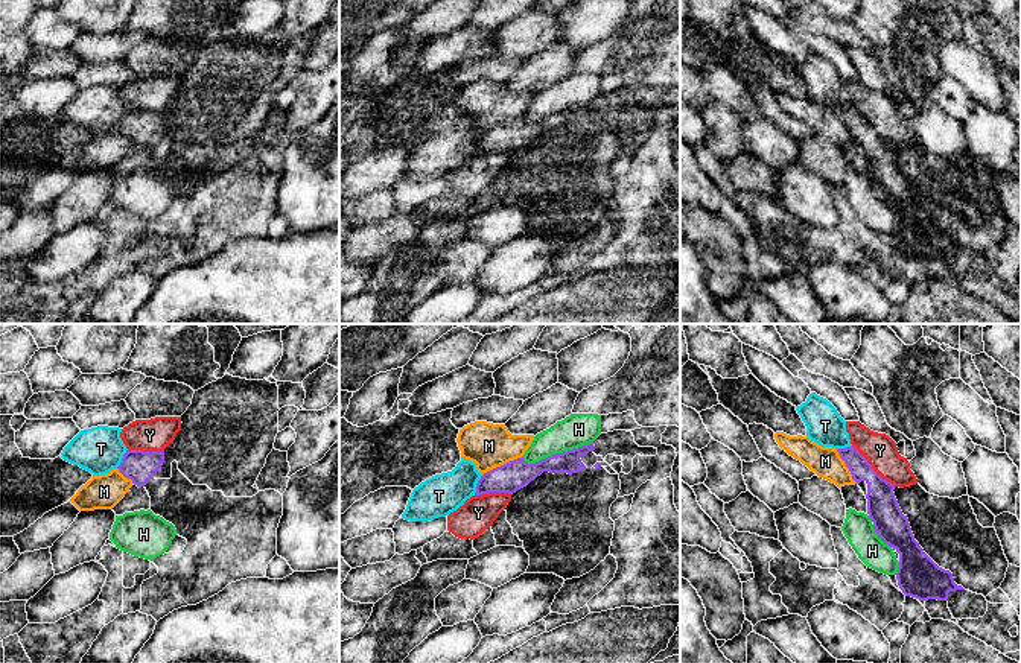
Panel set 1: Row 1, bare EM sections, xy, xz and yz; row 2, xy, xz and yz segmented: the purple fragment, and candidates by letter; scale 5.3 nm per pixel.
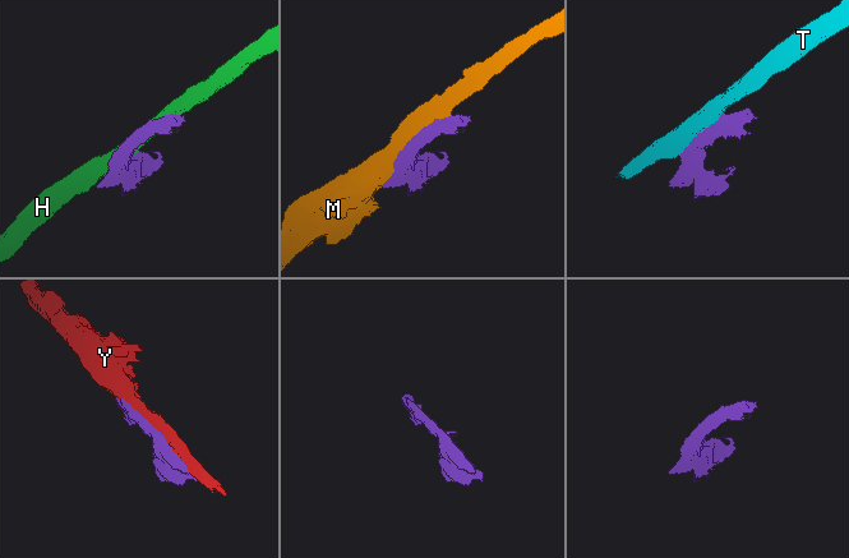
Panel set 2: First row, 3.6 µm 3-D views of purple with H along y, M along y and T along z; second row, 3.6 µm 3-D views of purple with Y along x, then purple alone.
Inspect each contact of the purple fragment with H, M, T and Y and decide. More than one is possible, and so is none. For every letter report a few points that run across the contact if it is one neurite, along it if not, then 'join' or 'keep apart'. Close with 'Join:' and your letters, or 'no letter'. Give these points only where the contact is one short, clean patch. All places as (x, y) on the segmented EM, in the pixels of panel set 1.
H: keep apart
M: keep apart
T: keep apart
Y: keep apart
Join: no letter

